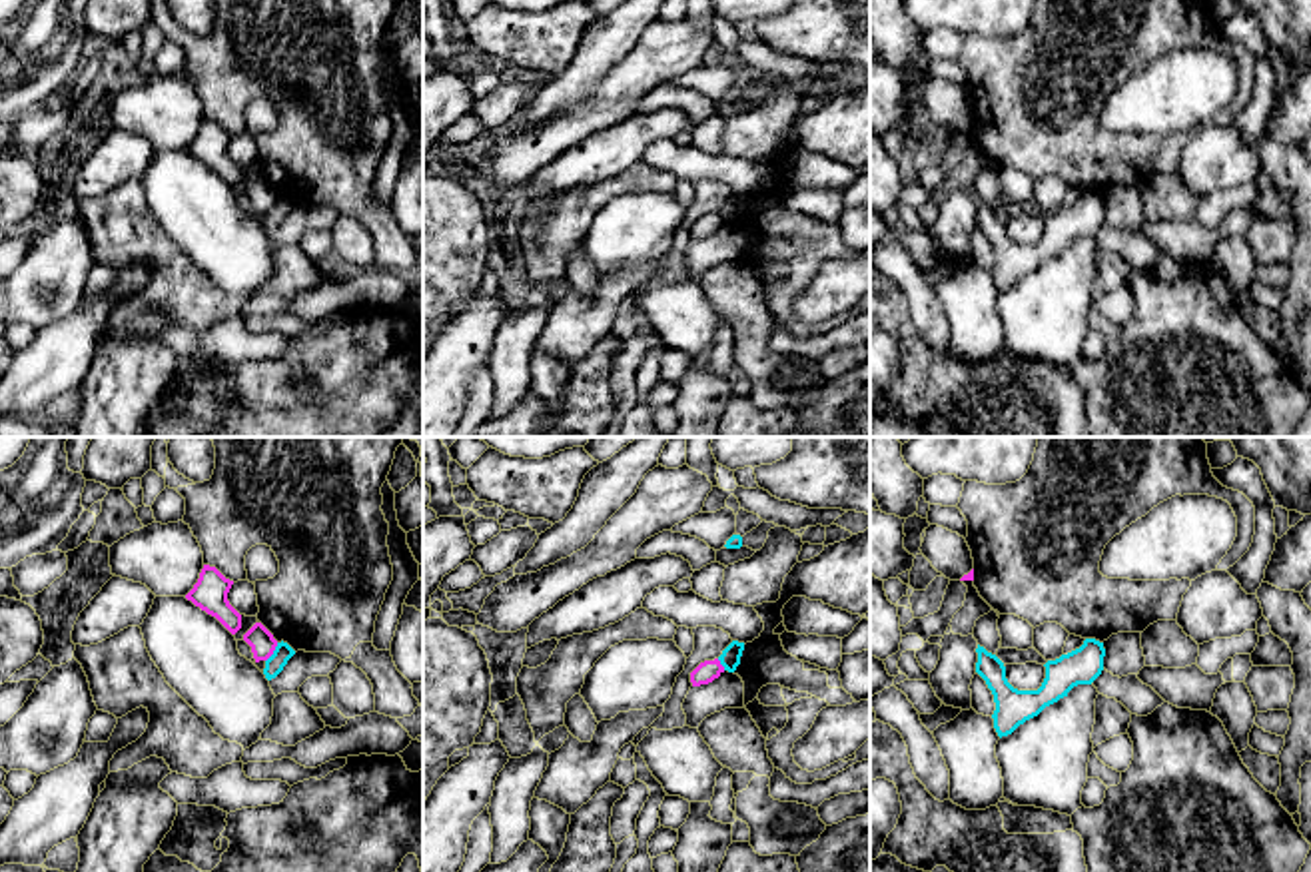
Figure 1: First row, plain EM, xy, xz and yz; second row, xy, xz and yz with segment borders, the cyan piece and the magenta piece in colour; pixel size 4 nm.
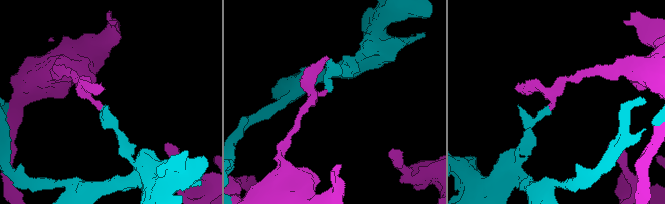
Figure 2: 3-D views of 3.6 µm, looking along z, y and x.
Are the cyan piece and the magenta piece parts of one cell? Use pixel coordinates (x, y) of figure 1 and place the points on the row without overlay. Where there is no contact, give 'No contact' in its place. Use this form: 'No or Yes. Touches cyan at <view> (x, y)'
No. Touches cyan at xy (274, 206)

